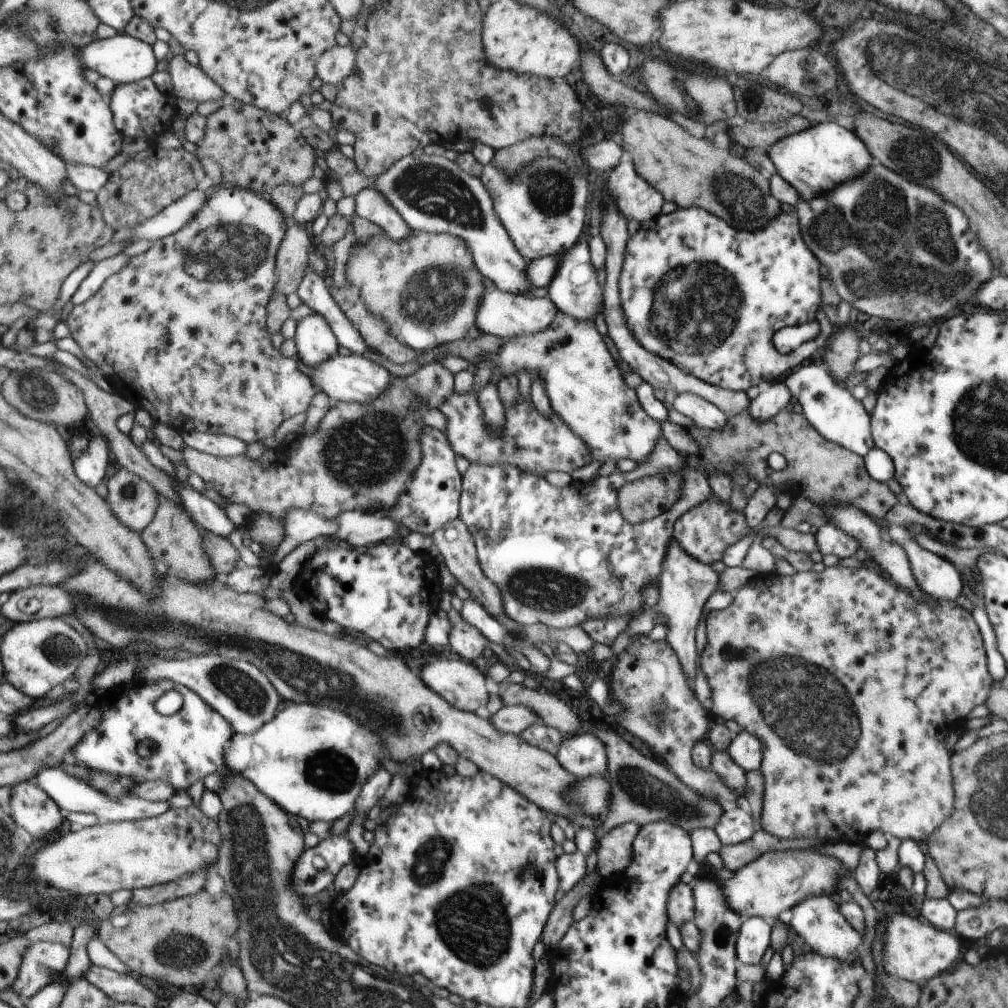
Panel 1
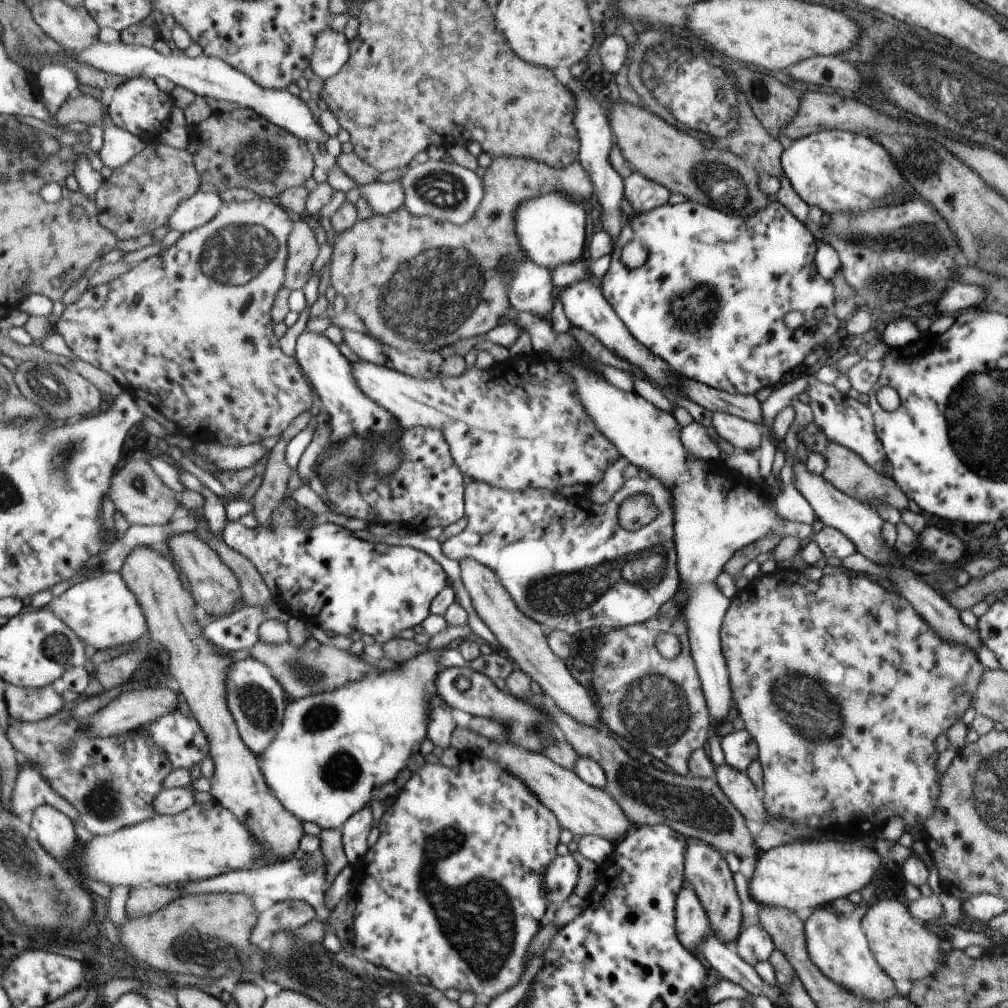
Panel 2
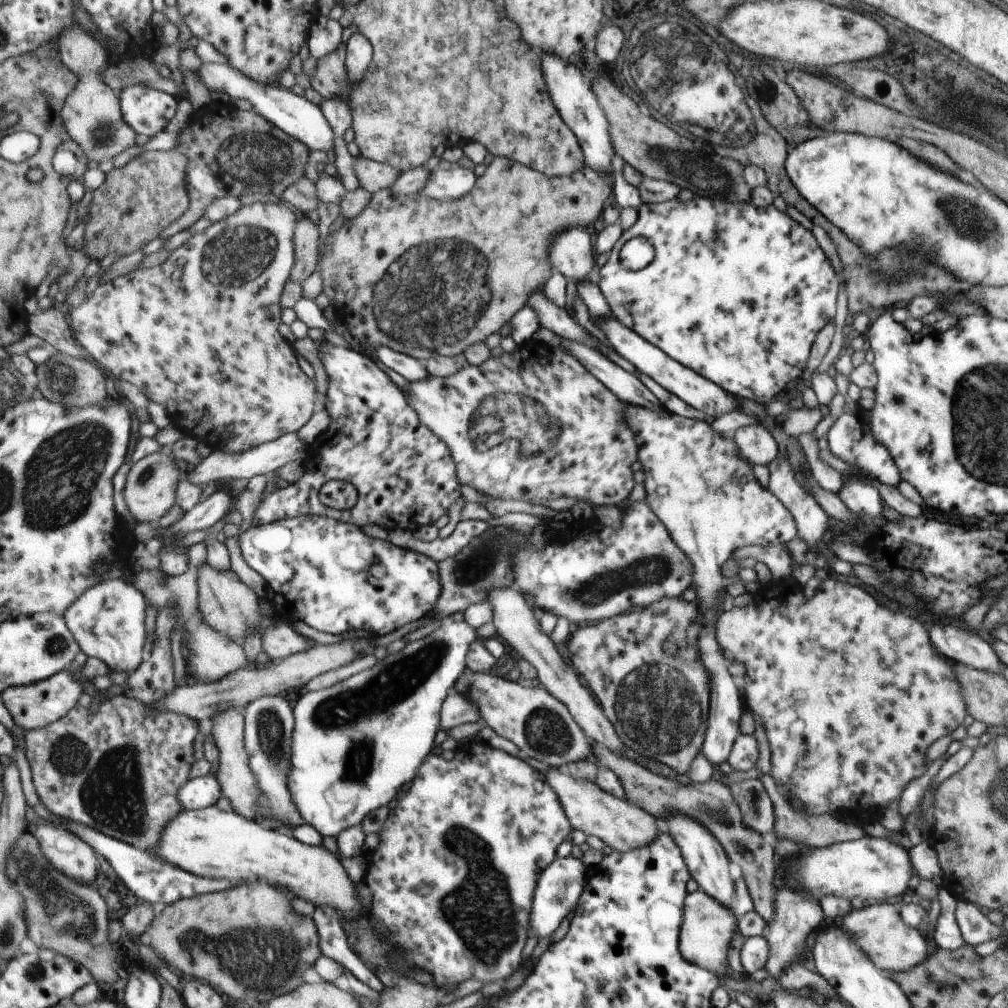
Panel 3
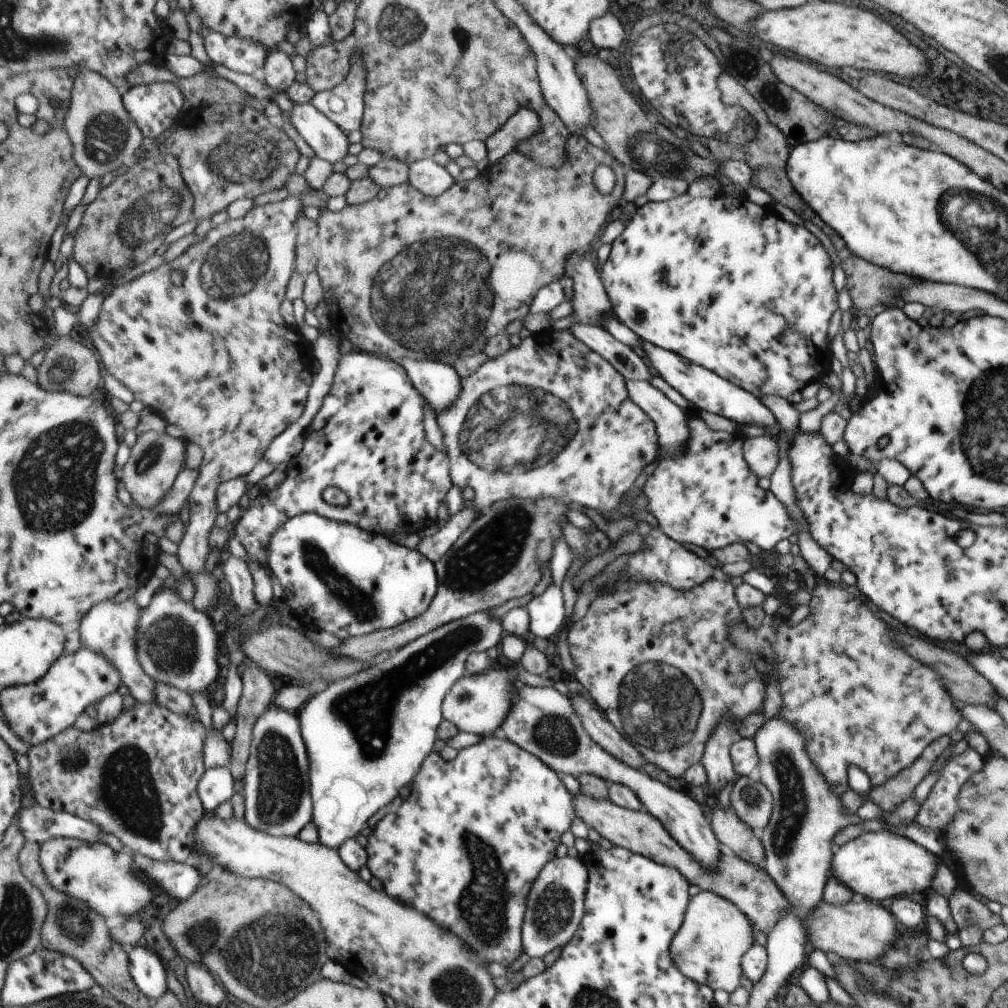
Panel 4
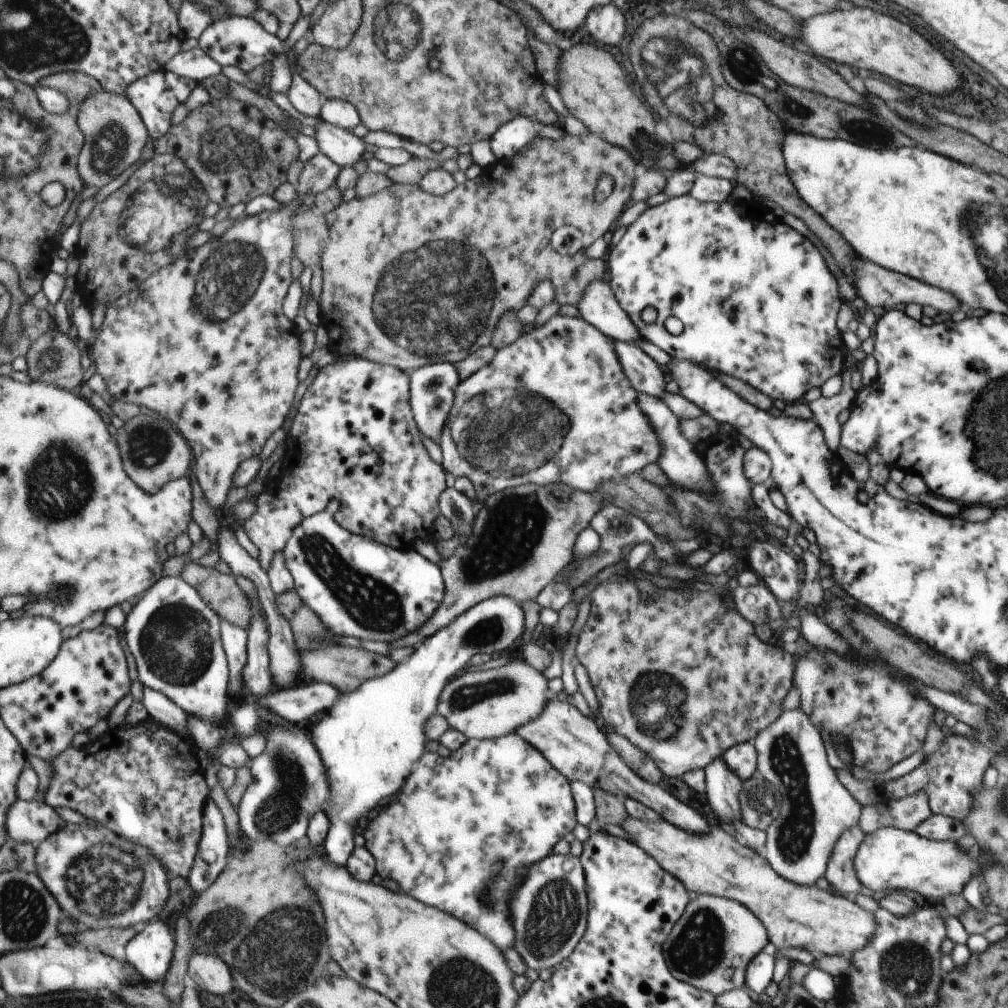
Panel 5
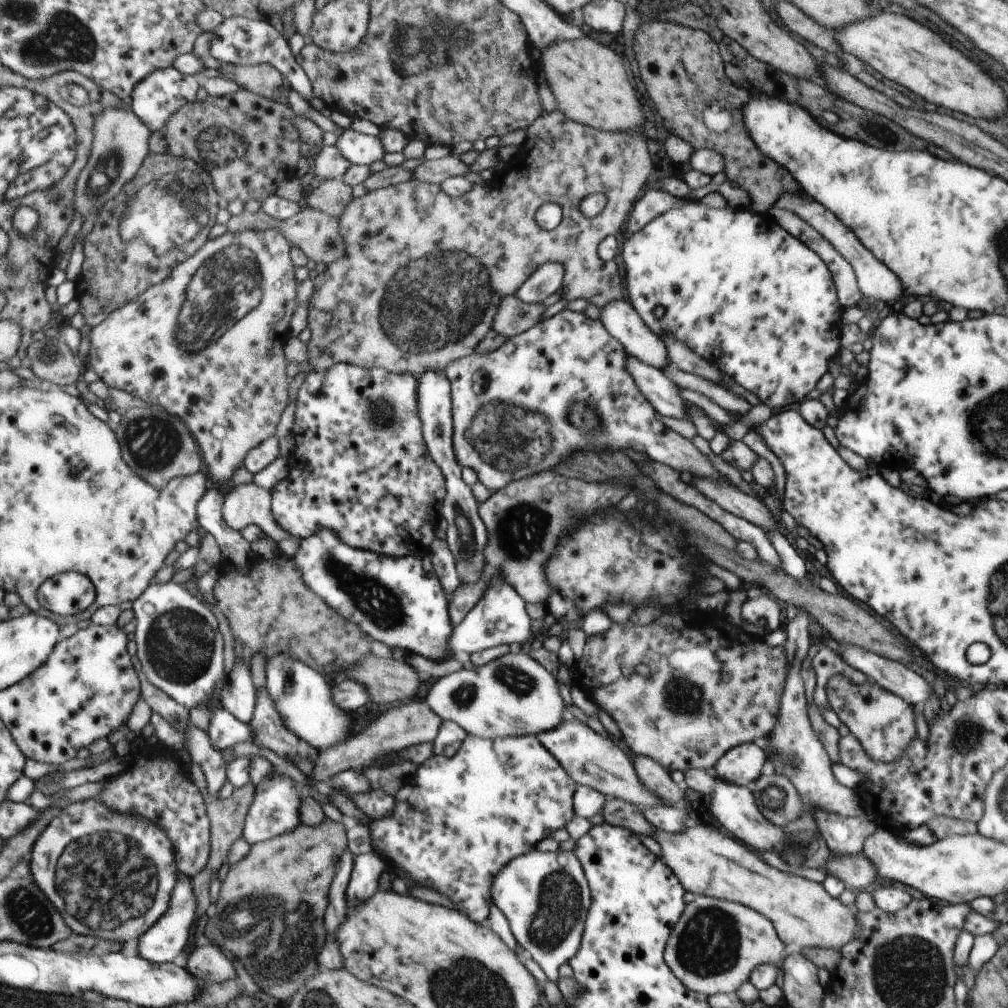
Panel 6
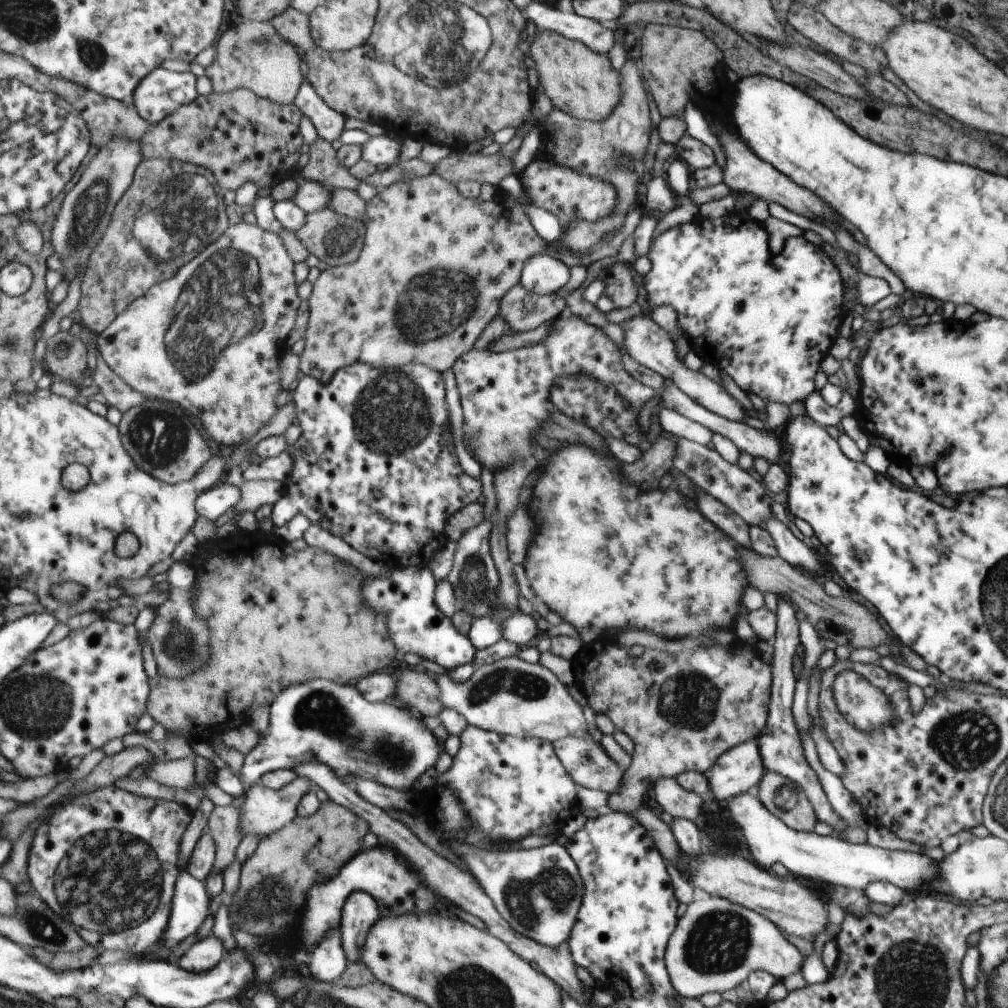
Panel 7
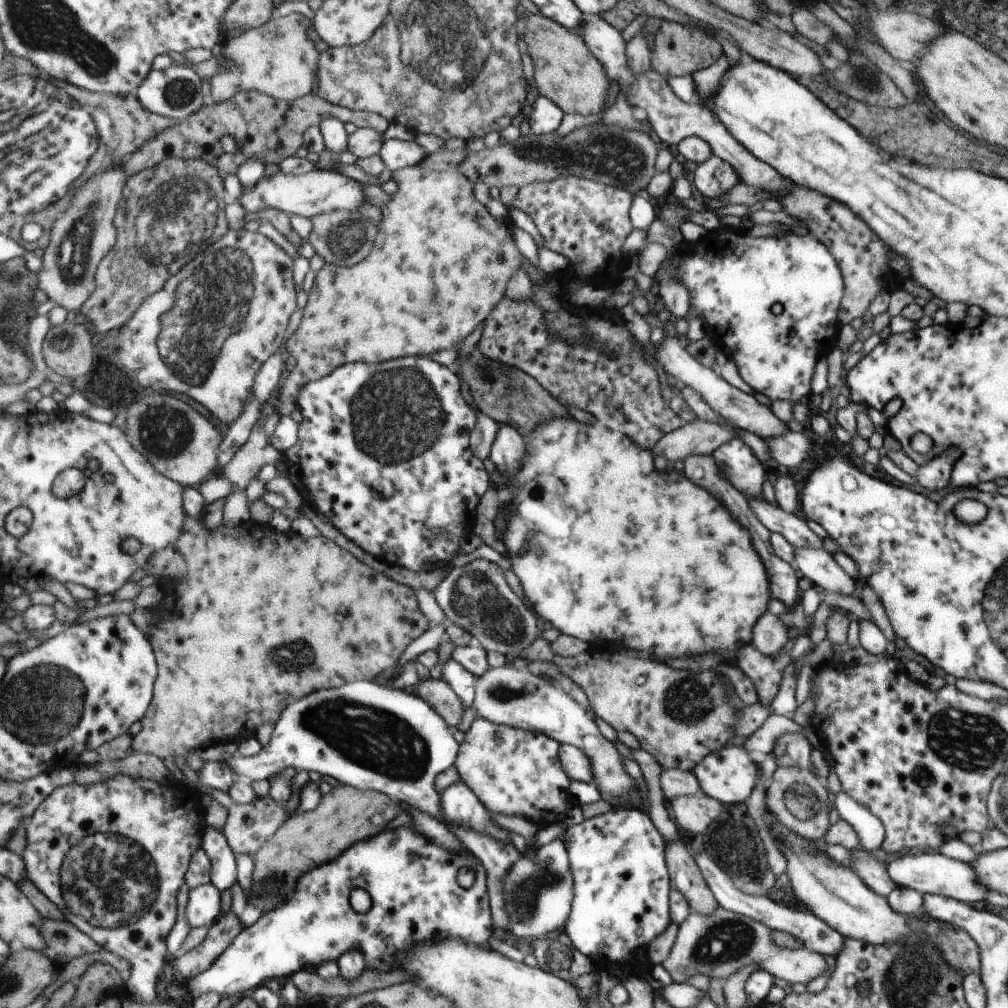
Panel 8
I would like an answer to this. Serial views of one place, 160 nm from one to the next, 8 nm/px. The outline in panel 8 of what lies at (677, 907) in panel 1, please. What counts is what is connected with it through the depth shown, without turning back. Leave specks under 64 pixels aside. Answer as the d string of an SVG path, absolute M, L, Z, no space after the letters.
M718 906L711 916L690 912L686 920L678 925L673 946L660 965L673 983L685 983L693 974L719 978L725 982L736 970L755 965L757 969L767 971L790 985L794 982L806 985L828 969L824 957L808 948L789 949L777 946L773 942L773 932L764 923Z

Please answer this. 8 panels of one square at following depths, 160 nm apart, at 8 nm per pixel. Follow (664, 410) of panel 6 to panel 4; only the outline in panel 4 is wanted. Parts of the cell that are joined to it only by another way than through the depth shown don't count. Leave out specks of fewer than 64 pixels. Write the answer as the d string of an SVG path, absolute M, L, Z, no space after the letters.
M573 323L569 330L575 339L601 355L625 381L647 381L653 373L638 351L615 340L609 332L595 325Z

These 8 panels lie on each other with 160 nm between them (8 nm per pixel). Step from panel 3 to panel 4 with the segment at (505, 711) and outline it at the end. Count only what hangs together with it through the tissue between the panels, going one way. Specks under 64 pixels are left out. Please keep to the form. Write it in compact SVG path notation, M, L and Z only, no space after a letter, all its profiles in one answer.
M521 686L516 690L516 700L512 702L511 713L505 717L498 734L516 743L518 747L540 759L557 774L593 775L603 779L607 784L617 783L629 787L640 800L643 810L654 815L667 828L667 831L689 854L693 855L702 867L716 869L720 856L716 836L709 828L699 806L691 800L691 796L683 796L651 778L643 770L637 770L622 763L604 748L593 742L592 737L584 729L580 717L572 709L571 700L561 695L554 687Z

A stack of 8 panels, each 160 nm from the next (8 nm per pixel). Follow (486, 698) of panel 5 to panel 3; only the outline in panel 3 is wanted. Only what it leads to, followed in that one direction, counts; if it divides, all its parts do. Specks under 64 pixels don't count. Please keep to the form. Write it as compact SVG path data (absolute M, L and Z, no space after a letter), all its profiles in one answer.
M451 691L441 711L441 729L445 732L465 723L481 722L478 706L463 693Z

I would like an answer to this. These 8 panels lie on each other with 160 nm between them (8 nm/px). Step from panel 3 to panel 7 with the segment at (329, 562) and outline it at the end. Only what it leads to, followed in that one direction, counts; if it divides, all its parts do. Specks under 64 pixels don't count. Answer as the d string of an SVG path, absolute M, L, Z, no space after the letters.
M407 567L405 569L395 568L391 570L389 578L372 578L358 571L364 576L364 588L362 595L364 601L378 613L384 614L388 618L388 627L390 628L391 638L396 642L396 647L400 656L406 652L412 652L421 658L432 660L450 671L458 666L472 663L475 647L467 636L462 635L453 626L453 621L444 615L444 612L437 606L436 590L437 582L433 578L433 571L427 567Z

